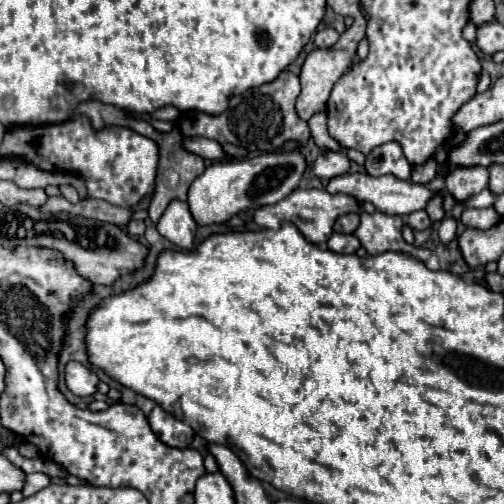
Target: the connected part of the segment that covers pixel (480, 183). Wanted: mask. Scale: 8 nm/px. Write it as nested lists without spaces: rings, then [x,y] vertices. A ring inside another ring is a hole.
[[[454,168],[446,176],[446,188],[458,204],[464,204],[474,194],[482,192],[488,186],[486,168]]]

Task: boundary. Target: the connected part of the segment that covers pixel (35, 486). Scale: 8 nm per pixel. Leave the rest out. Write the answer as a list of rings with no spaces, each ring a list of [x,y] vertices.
[[[40,472],[28,474],[28,476],[26,476],[26,484],[24,484],[22,494],[24,494],[26,498],[28,498],[28,496],[34,496],[34,494],[38,494],[40,490],[44,490],[48,484],[50,484],[50,476],[40,474]]]

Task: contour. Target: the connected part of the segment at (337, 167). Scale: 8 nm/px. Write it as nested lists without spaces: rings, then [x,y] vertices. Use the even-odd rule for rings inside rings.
[[[326,150],[312,164],[312,172],[320,180],[330,180],[330,178],[336,178],[336,176],[342,176],[348,170],[350,170],[350,160],[342,152],[330,152],[330,150]]]

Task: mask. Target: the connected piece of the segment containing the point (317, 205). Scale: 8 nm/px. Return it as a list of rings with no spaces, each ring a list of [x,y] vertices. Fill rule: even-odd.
[[[298,188],[294,190],[290,196],[286,196],[284,200],[280,200],[278,204],[272,206],[262,206],[254,212],[254,222],[262,228],[270,228],[270,230],[278,230],[284,222],[292,222],[308,242],[324,246],[326,240],[332,236],[332,226],[336,222],[336,218],[344,216],[344,214],[360,214],[362,208],[358,204],[358,200],[354,196],[348,194],[328,194],[326,190],[306,190],[306,188]]]

